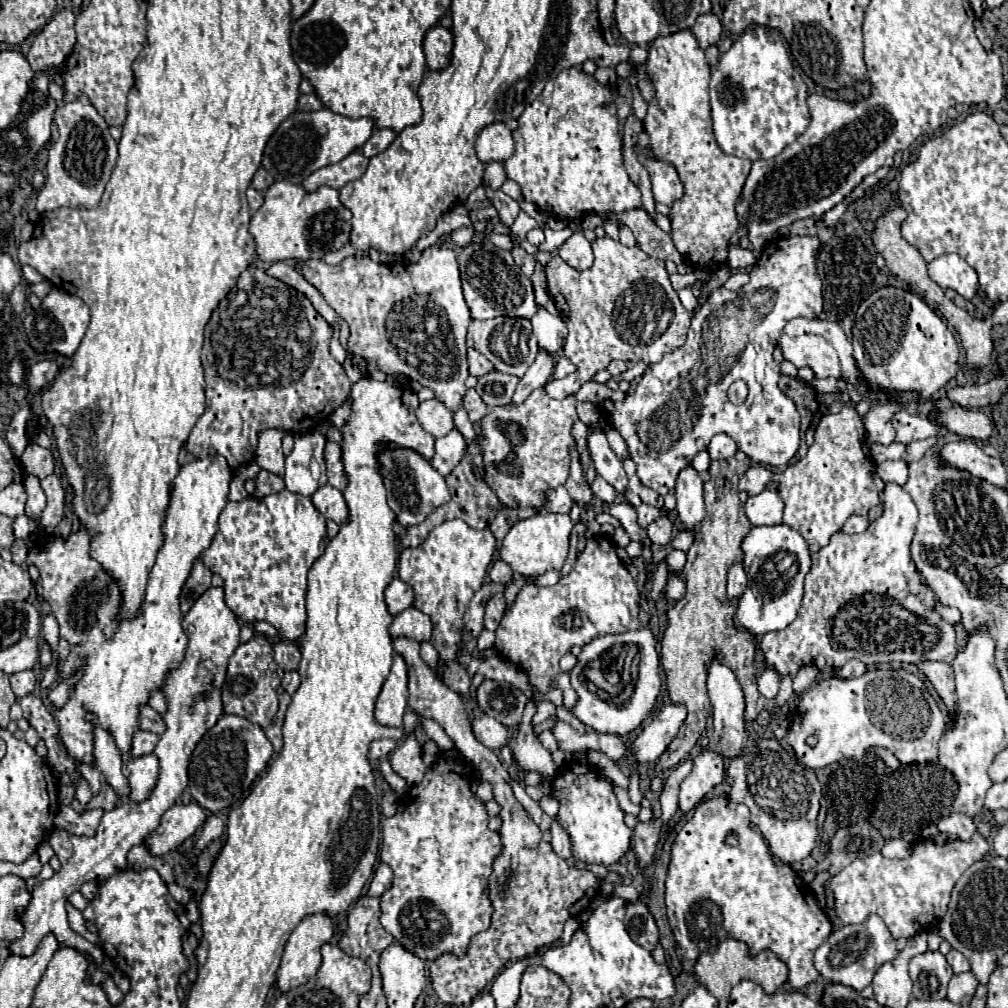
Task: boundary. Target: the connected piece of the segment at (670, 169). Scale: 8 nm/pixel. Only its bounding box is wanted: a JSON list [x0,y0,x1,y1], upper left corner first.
[634,145,684,205]

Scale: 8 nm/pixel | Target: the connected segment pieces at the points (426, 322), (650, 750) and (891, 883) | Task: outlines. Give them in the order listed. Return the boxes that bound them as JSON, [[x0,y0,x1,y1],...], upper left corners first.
[[300,247,472,411],[632,705,686,763],[830,833,988,939]]

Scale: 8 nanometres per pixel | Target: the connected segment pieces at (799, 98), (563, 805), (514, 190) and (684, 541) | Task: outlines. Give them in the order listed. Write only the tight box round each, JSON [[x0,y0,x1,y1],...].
[[710,27,808,161],[554,763,632,865],[502,179,524,203],[672,531,694,551]]

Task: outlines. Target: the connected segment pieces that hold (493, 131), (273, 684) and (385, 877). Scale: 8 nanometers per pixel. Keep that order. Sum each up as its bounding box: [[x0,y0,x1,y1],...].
[[476,123,514,165],[222,633,282,729],[368,863,392,897]]

